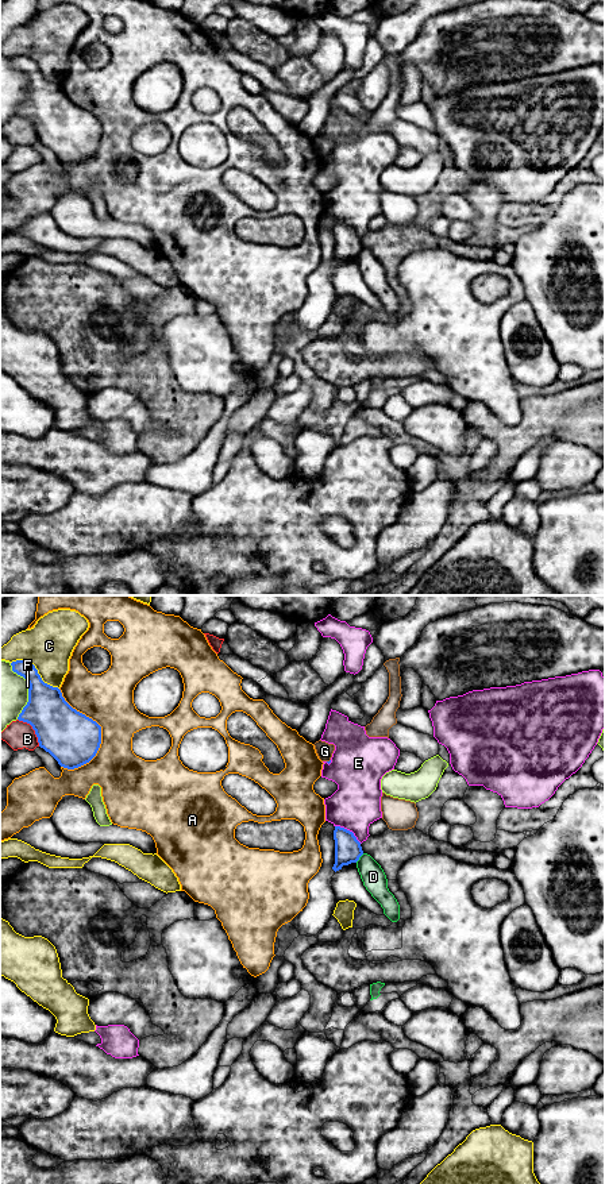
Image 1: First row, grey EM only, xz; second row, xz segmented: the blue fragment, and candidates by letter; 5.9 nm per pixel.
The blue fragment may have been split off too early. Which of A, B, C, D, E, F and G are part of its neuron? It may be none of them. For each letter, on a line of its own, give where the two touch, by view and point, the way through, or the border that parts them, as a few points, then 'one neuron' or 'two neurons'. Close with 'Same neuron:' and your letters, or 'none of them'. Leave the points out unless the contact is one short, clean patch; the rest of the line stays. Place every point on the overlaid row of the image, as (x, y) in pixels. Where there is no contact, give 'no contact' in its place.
A: meets blue in xz at (100, 729); two neurons
B: meets blue in xz at (33, 728); two neurons
C: meets blue in xz at (37, 670); two neurons
D: meets blue in xz at (359, 856); border along xz (363, 853), (355, 862); two neurons
E: meets blue in xz at (349, 830); two neurons
F: meets blue in xz at (29, 690); two neurons
G: meets blue in xz at (330, 760); two neurons
Same neuron: none of them

